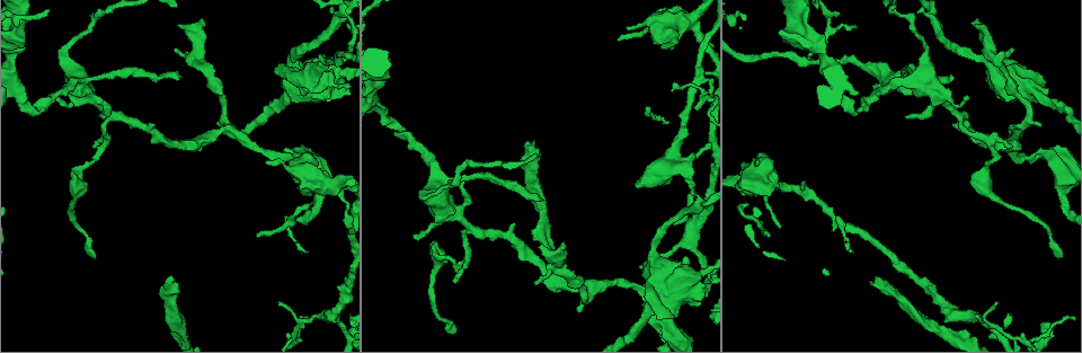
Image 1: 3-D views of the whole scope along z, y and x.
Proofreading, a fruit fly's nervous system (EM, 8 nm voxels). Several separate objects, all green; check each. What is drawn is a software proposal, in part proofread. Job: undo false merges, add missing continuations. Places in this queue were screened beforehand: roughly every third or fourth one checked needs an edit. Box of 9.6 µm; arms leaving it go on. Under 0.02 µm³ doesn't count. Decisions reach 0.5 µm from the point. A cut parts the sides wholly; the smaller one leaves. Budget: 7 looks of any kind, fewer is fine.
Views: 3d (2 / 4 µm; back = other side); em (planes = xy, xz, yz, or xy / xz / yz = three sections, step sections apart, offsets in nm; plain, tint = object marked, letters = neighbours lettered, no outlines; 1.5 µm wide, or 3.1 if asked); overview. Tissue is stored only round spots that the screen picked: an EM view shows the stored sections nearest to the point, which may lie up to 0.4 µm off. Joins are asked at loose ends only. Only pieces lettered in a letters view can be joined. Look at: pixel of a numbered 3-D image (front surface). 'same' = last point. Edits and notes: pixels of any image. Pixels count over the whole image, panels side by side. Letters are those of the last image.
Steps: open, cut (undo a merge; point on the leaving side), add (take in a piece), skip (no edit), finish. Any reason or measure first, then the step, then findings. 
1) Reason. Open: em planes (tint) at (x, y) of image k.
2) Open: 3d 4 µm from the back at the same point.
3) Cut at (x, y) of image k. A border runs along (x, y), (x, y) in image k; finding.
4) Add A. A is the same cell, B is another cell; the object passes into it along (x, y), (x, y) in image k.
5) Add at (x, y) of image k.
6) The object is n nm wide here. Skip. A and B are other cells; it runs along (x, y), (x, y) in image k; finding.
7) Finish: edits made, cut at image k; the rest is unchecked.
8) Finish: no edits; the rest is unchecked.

Three-way junction. Open: em xz step 4 (tint) at (810, 59) of image 1.

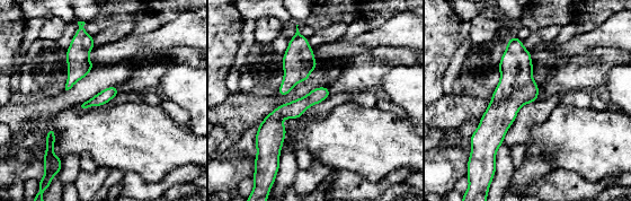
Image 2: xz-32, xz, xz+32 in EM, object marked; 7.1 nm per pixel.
What lies round it. Open: em xz step 4 (letters) at the same point.

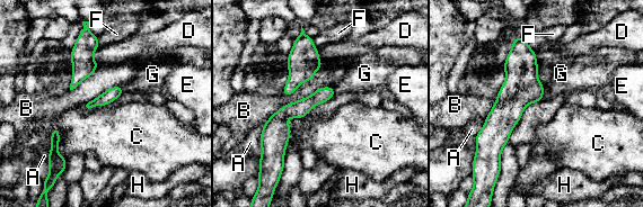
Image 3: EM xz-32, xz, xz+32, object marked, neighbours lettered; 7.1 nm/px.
Skip. A, B, C, D, E, F, G and H are other cells; a border runs along (55, 126), (58, 152), (67, 158) in image 3; one cell here.

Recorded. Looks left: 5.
Sudden change in width. Open: em yz step 8 (tint) at (652, 247) of image 1.

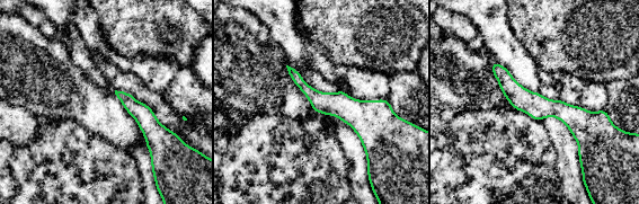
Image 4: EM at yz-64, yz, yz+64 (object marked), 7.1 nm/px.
Another direction. Open: em planes (tint) at the same point.

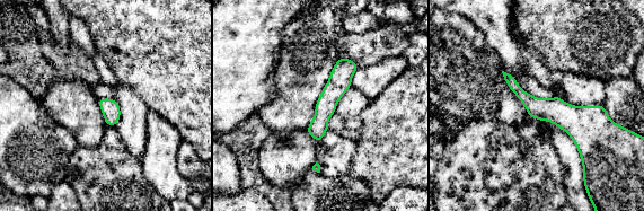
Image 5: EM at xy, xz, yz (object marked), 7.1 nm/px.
Open: em planes (letters) at the same point.

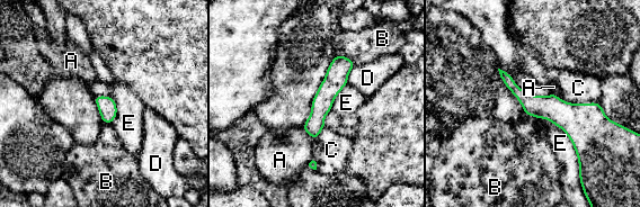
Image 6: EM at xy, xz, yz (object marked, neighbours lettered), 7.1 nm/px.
Skip. A, B, C, D and E are other cells; it runs along (503, 74), (534, 106), (597, 109) in image 6; continuous, no second cell.

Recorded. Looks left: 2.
End of a long branch. Open: em xy step 8 (letters) at (541, 199) of image 1.

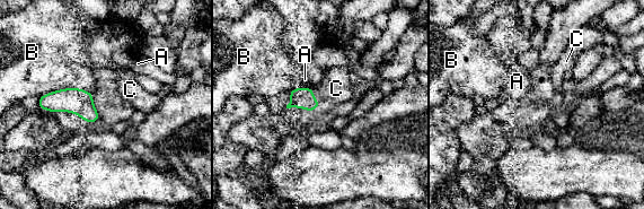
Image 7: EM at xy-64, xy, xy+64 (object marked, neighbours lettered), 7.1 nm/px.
The longest contact is with B, 380 nm. Add C. C is the same cell, A and B are other cells; the cell continues.

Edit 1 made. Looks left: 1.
Finish: edits made, add at image 7; the rest is unchecked.

